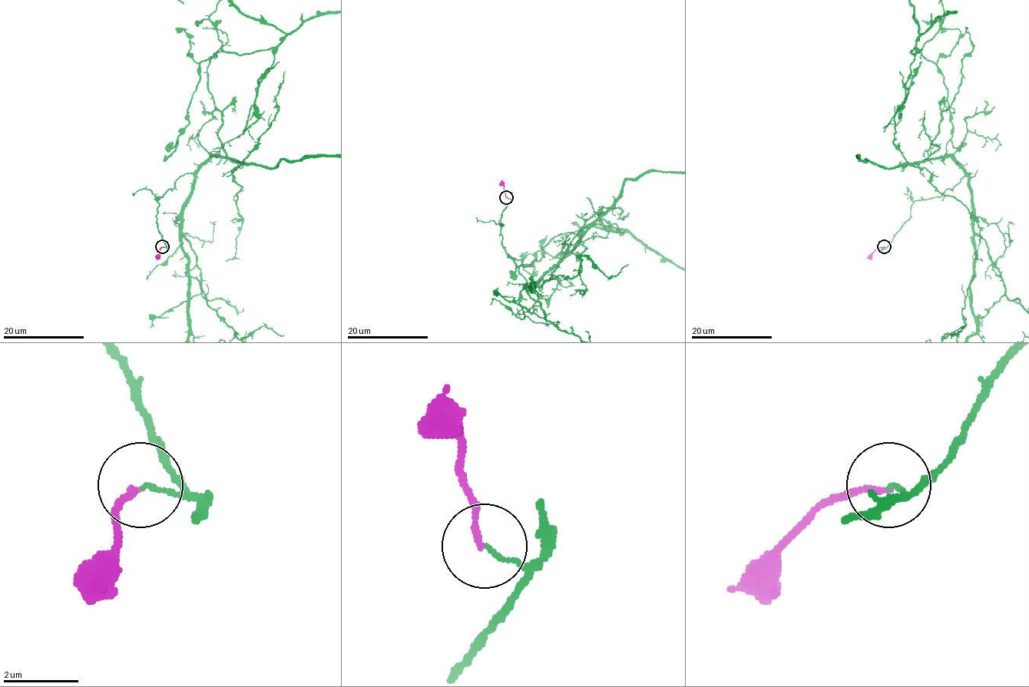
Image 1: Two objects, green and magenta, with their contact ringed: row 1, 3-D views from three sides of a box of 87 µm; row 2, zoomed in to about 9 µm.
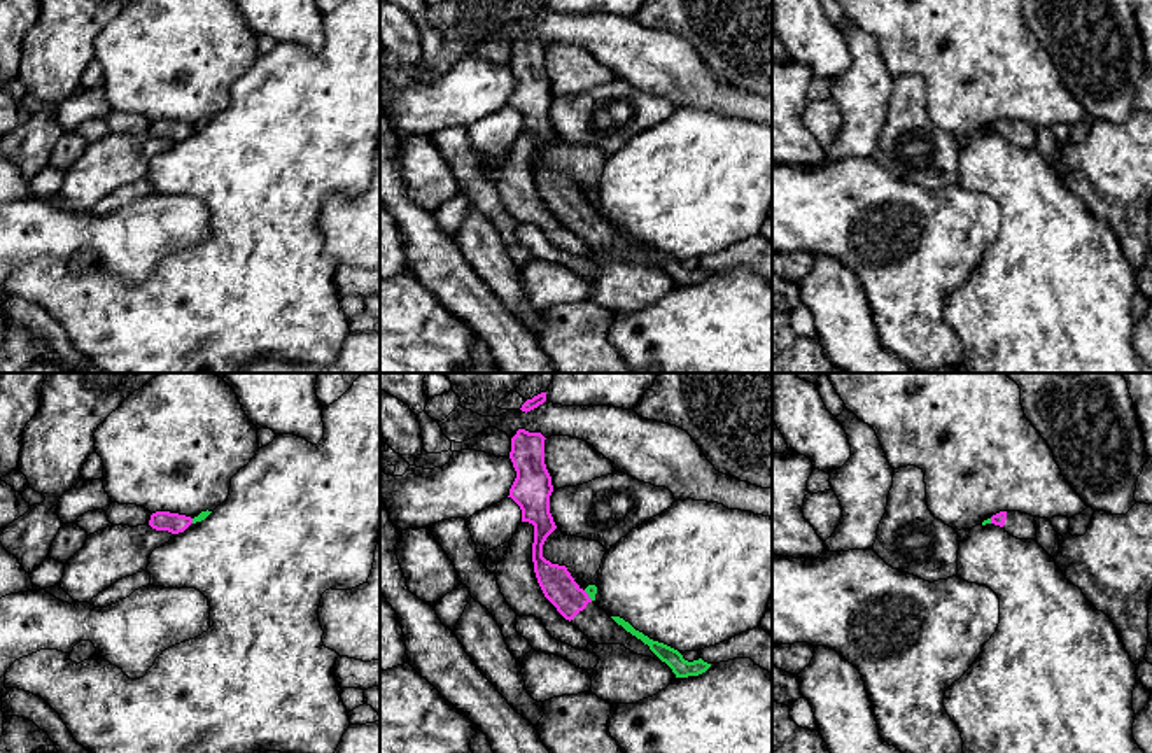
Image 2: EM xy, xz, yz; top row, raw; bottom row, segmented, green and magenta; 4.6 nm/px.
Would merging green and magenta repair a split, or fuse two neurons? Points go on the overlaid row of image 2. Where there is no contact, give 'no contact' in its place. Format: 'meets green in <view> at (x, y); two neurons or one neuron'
meets green in xz at (589, 596); two neurons

